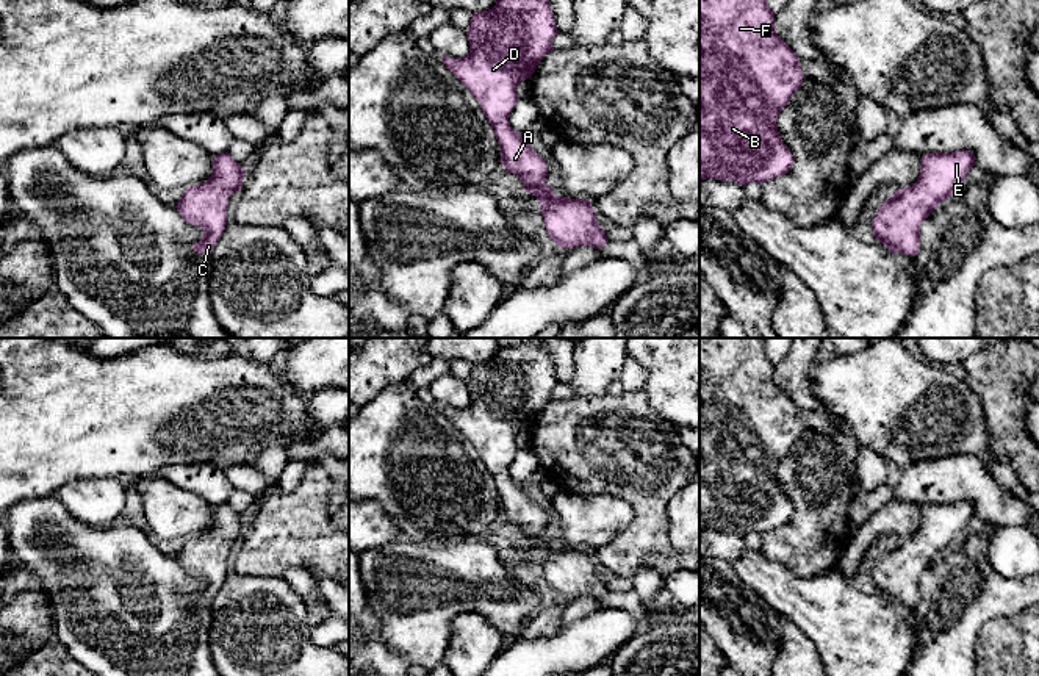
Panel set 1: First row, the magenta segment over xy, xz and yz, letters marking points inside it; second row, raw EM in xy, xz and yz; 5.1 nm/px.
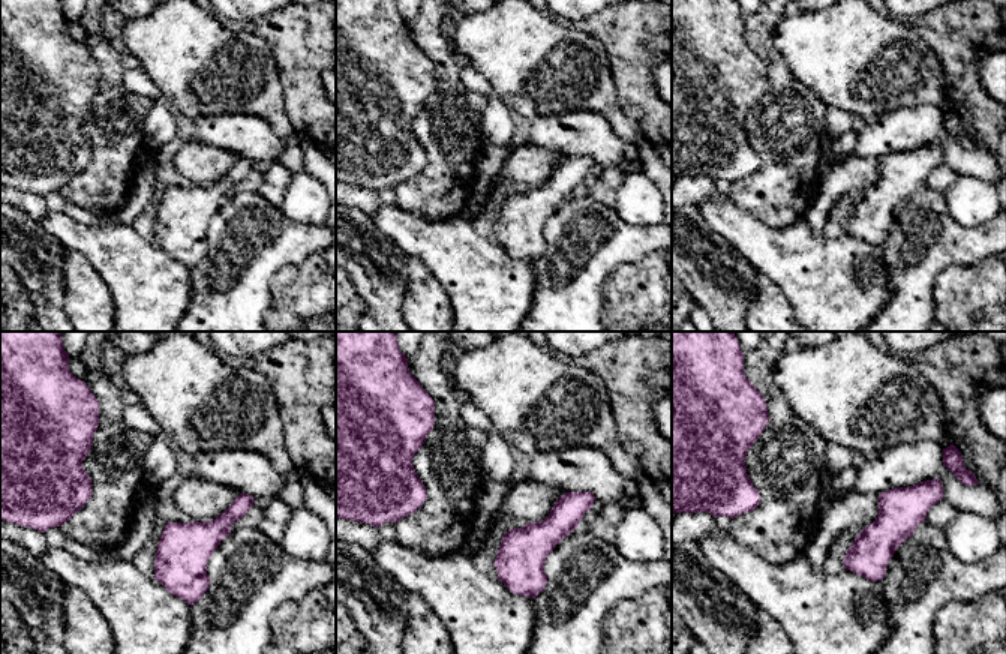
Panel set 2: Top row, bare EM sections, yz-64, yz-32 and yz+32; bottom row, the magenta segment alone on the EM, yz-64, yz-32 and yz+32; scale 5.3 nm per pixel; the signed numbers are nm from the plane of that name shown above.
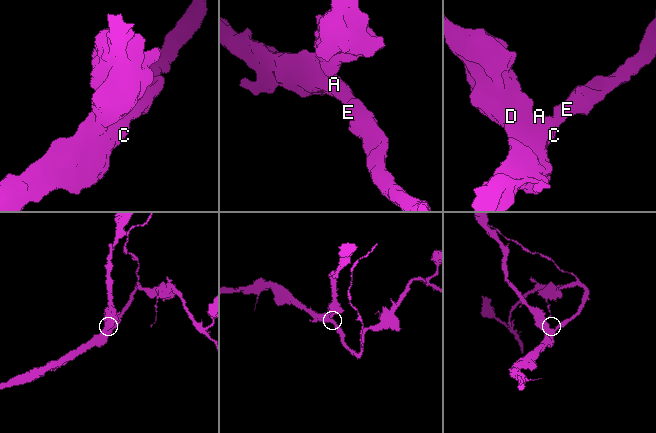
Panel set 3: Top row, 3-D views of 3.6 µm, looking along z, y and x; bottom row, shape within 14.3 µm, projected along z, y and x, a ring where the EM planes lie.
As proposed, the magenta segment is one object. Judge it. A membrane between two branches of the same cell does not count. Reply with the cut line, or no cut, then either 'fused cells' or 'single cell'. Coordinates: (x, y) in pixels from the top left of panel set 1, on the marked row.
cut none; single cell

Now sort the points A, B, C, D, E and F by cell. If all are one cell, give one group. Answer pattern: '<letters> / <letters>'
A B C D E F

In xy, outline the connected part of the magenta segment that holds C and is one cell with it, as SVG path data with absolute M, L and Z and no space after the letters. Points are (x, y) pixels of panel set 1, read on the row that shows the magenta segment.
M228 152L213 156L211 177L203 185L186 188L180 202L175 205L188 224L200 225L205 232L203 238L192 246L196 254L211 254L216 247L228 222L228 197L241 191L244 175L246 172L241 169L241 164L236 163Z

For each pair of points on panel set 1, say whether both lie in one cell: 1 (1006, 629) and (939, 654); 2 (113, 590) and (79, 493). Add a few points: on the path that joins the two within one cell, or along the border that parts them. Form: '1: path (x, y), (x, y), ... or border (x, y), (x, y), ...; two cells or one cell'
1: border (1005, 617), (989, 620), (978, 632), (975, 659); two cells
2: border (60, 501), (72, 515), (91, 526); two cells

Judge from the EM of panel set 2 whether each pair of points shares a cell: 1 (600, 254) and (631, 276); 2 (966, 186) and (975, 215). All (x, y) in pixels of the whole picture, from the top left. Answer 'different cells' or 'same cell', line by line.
1: different cells
2: same cell

